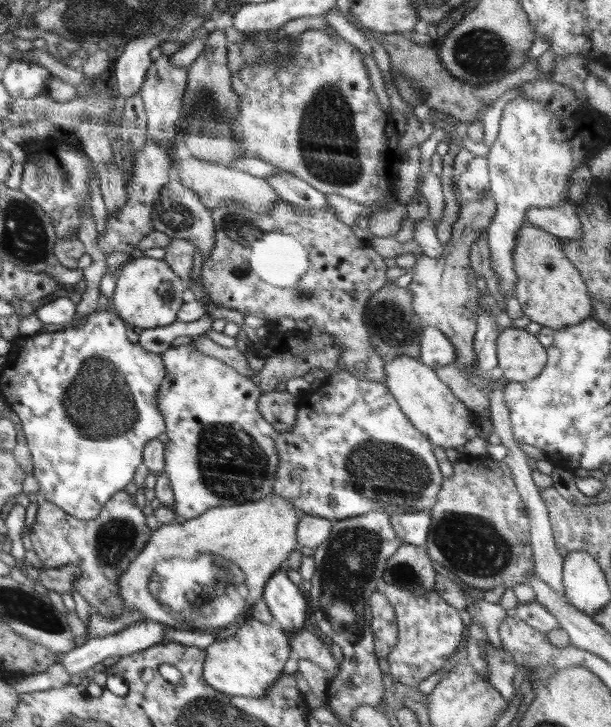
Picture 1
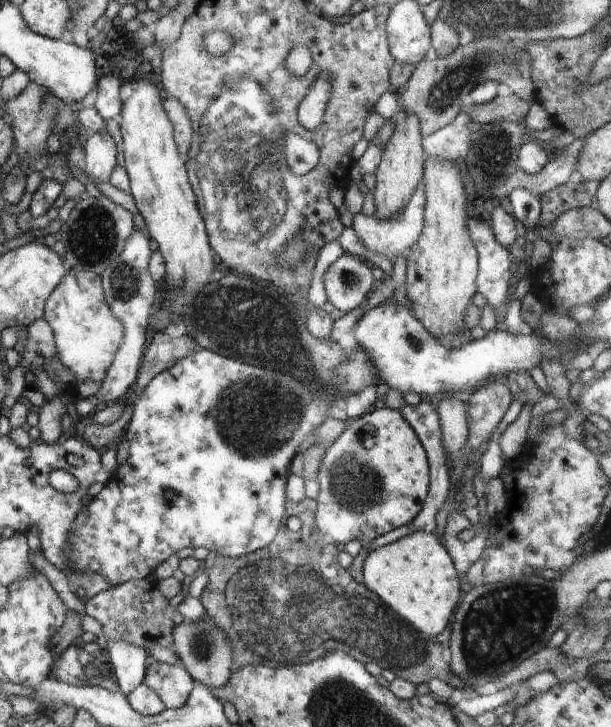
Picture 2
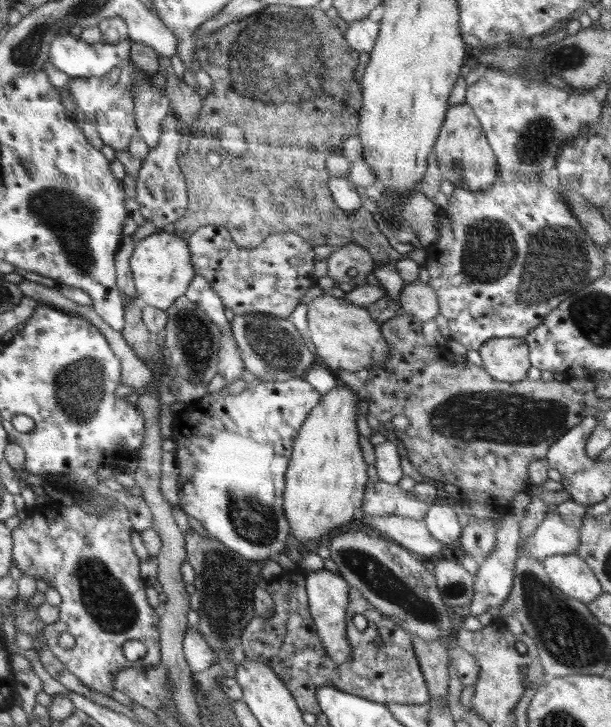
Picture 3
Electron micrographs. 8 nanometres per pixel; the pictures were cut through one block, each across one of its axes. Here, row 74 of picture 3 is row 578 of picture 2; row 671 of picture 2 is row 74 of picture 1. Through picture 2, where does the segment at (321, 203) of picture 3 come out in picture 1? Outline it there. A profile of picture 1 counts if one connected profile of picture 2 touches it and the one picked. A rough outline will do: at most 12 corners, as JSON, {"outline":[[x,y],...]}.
{"outline":[[382,34],[392,84],[412,108],[480,121],[505,90],[543,78],[538,61],[472,86],[432,45]]}

